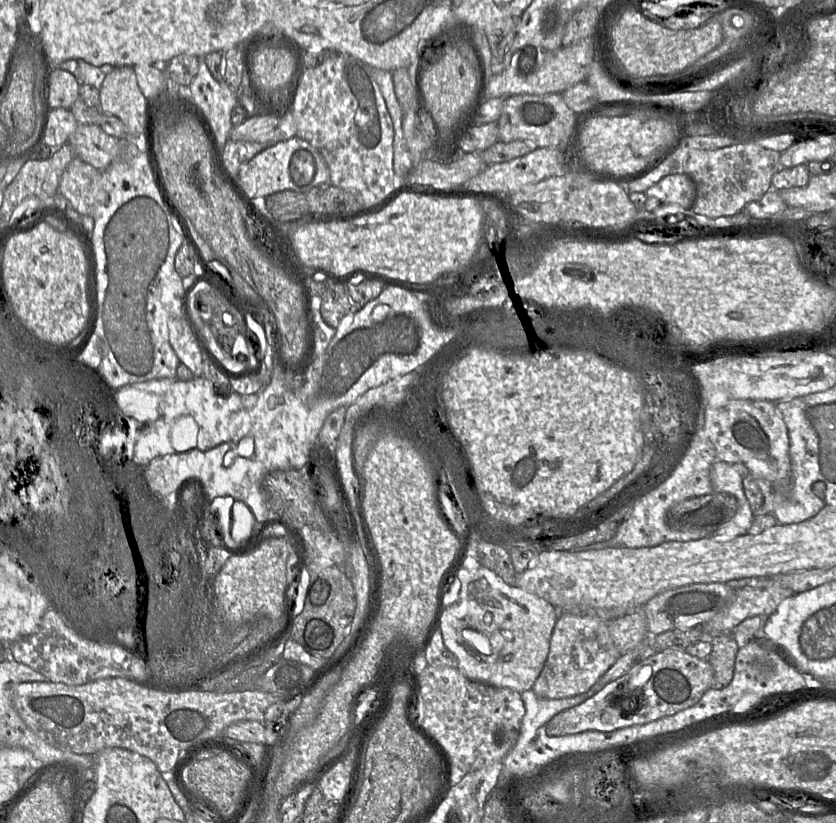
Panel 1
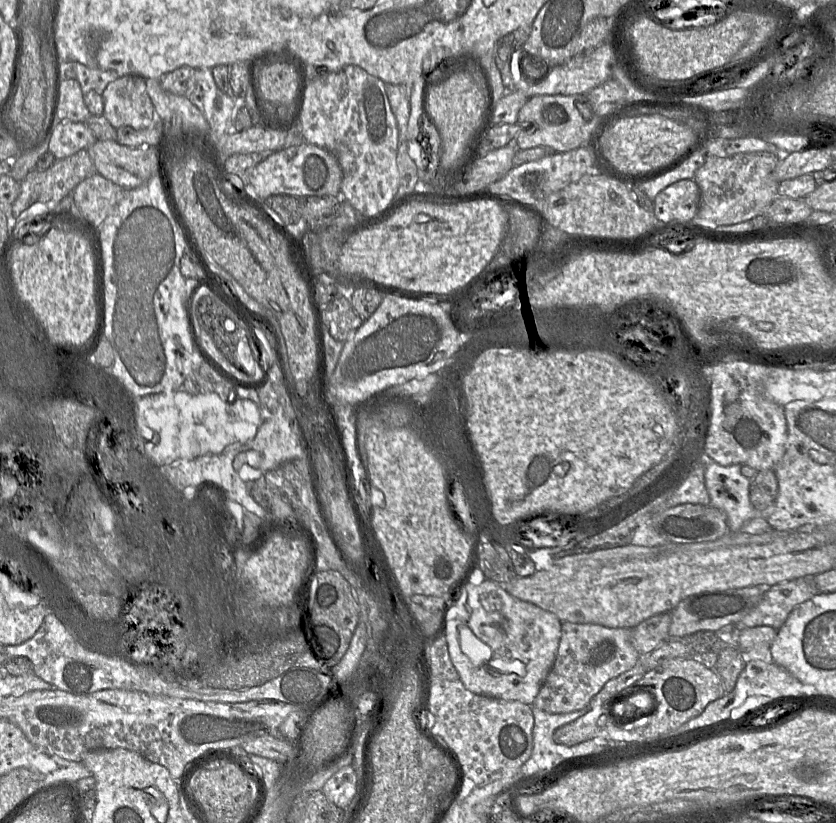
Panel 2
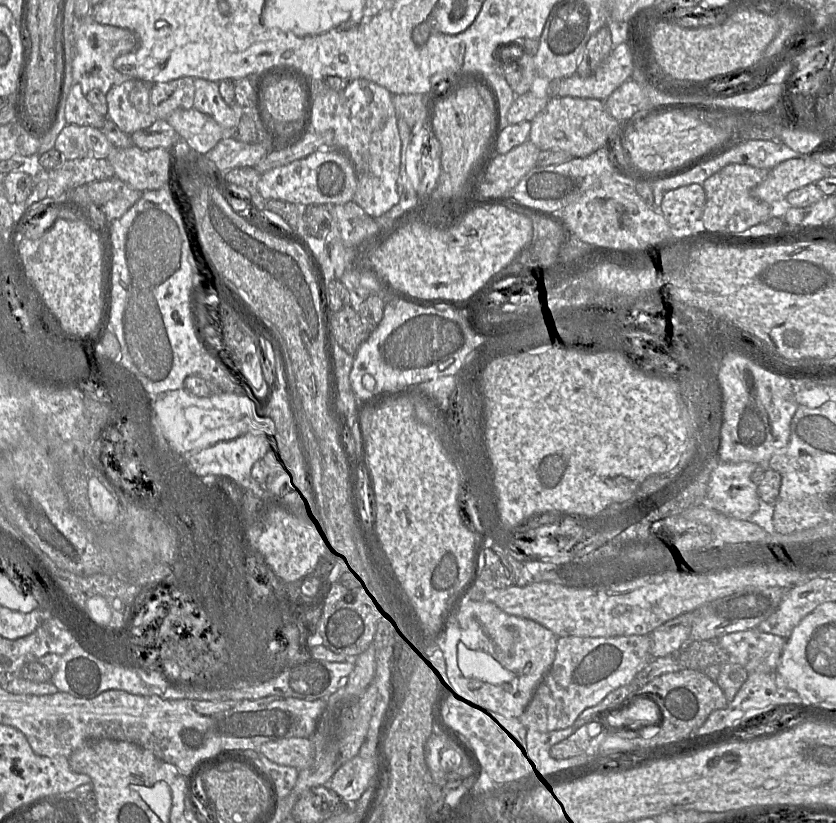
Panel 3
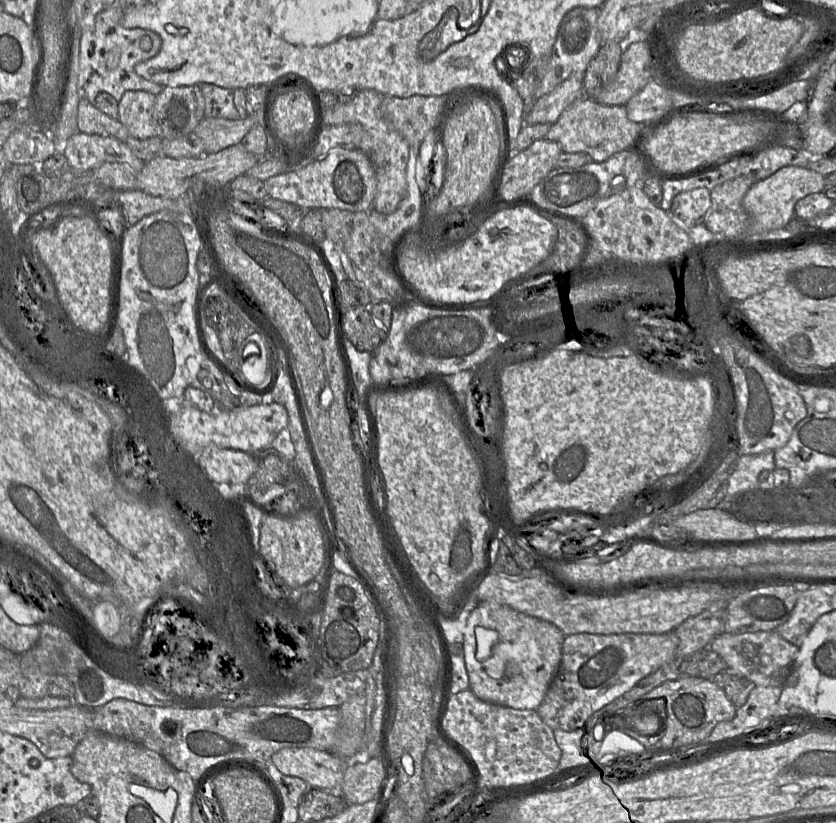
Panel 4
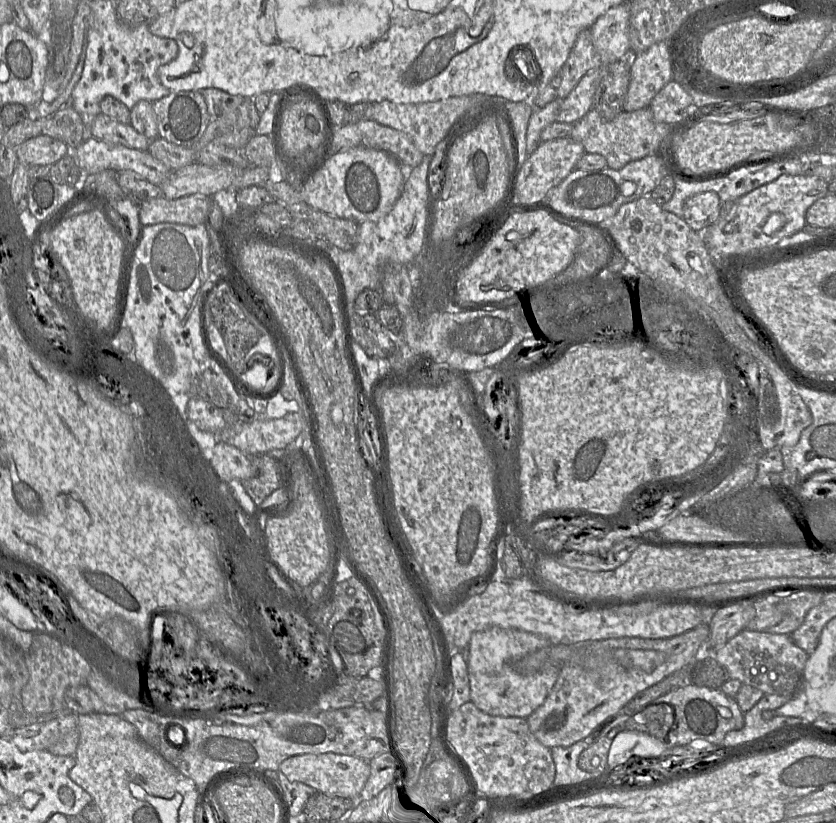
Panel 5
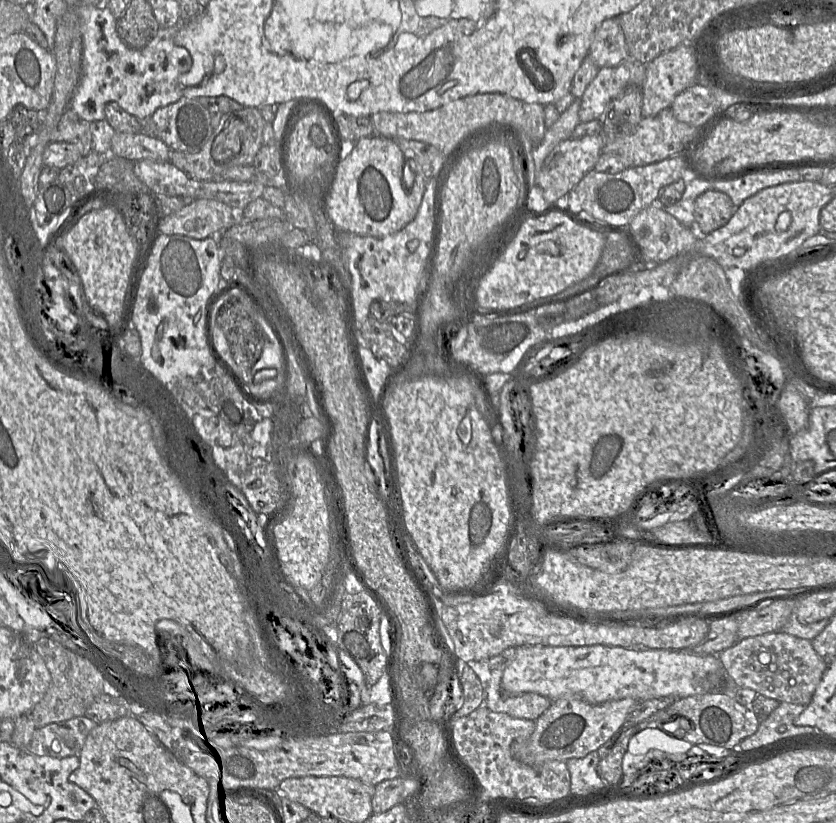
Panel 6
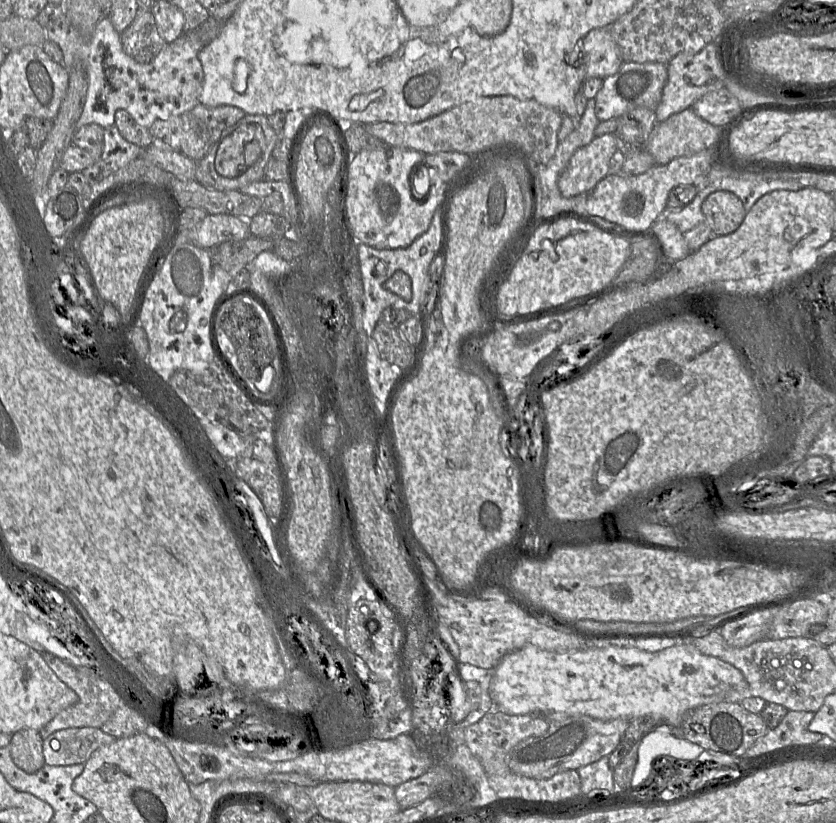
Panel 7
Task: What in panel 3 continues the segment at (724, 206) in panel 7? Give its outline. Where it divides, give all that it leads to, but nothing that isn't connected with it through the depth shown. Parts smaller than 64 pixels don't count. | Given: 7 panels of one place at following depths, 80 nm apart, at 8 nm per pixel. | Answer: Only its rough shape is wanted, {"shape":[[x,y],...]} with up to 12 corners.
{"shape":[[702,185],[668,191],[660,211],[672,228],[701,218]]}

